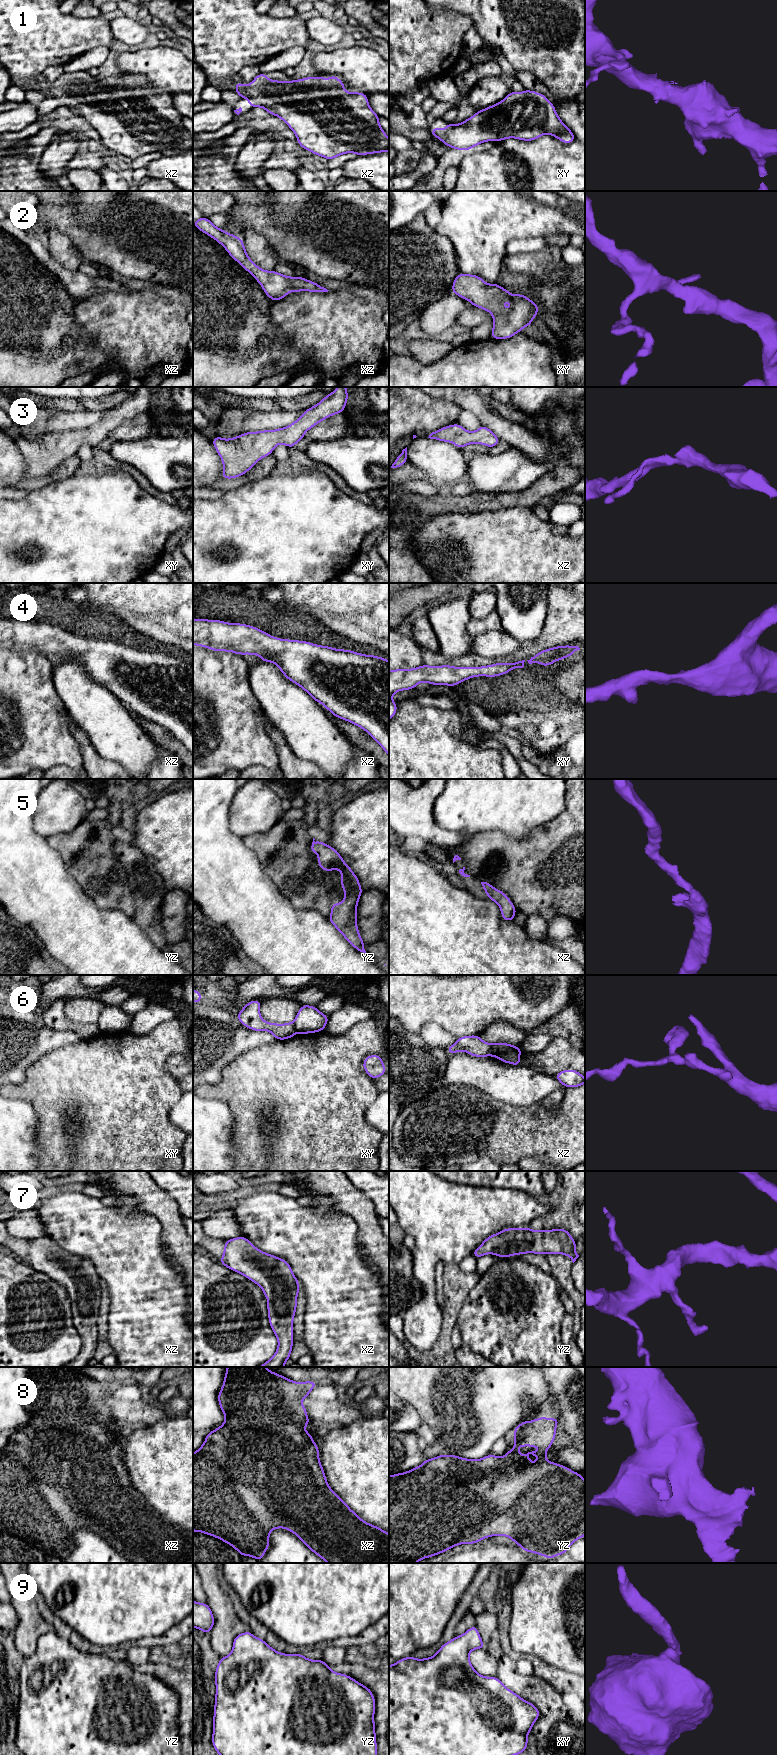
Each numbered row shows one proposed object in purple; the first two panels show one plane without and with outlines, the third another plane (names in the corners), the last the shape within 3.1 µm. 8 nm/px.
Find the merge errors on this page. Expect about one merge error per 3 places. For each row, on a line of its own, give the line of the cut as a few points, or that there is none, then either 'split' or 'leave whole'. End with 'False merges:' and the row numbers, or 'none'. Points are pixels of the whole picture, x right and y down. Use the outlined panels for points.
1: no cut | leave whole
2: no cut | leave whole
3: no cut | leave whole
4: no cut | leave whole
5: no cut | leave whole
6: xz (490, 1044), (491, 1055) | split
7: no cut | leave whole
8: no cut | leave whole
9: no cut | leave whole
False merges: 6

